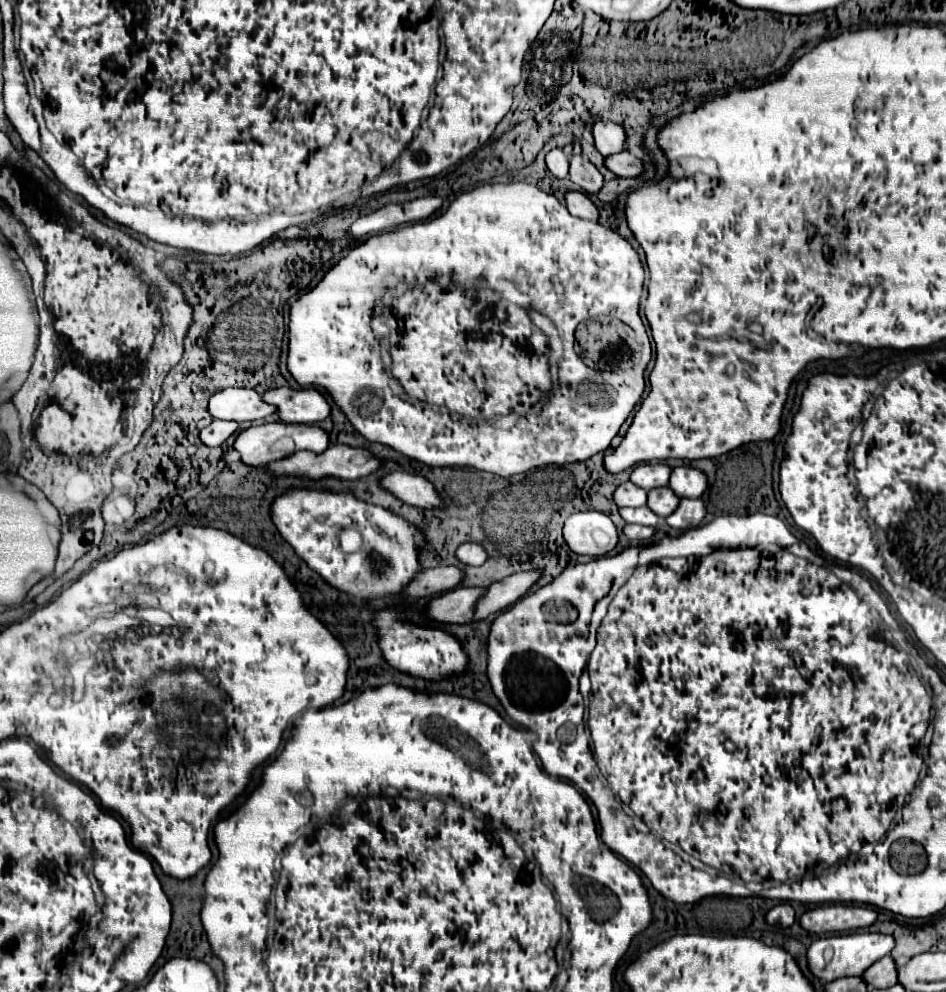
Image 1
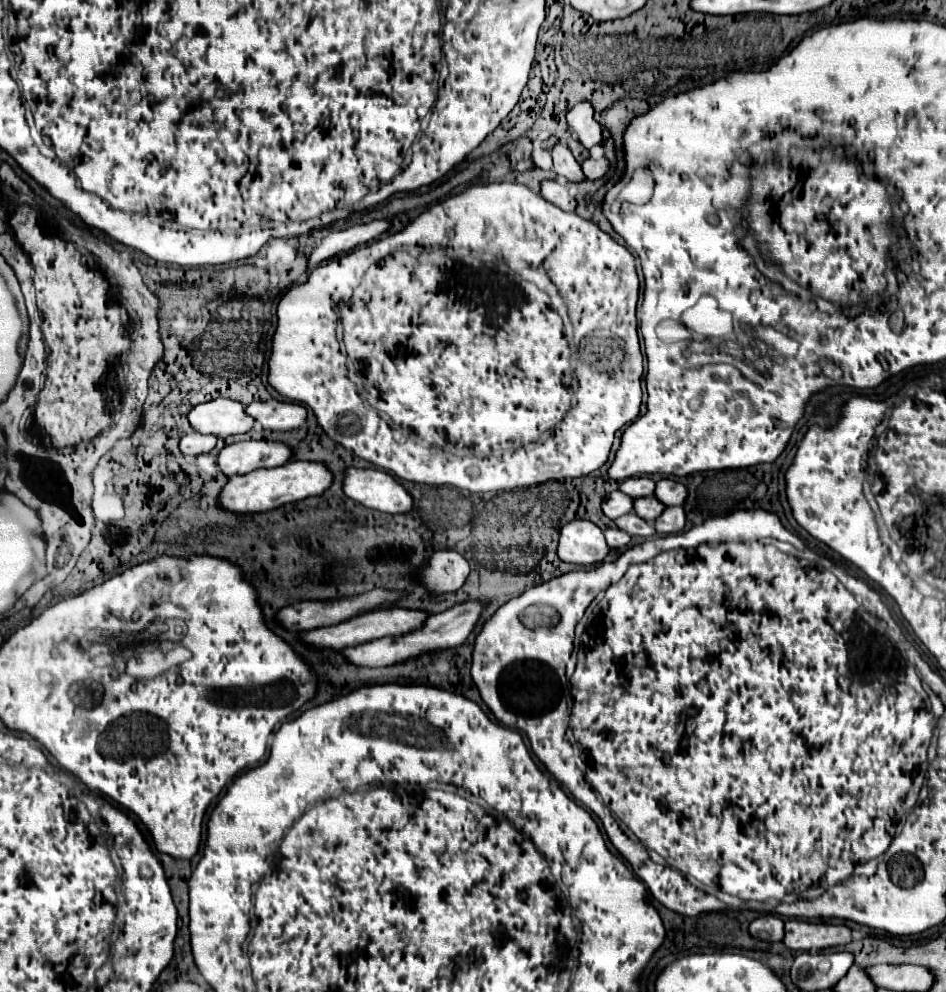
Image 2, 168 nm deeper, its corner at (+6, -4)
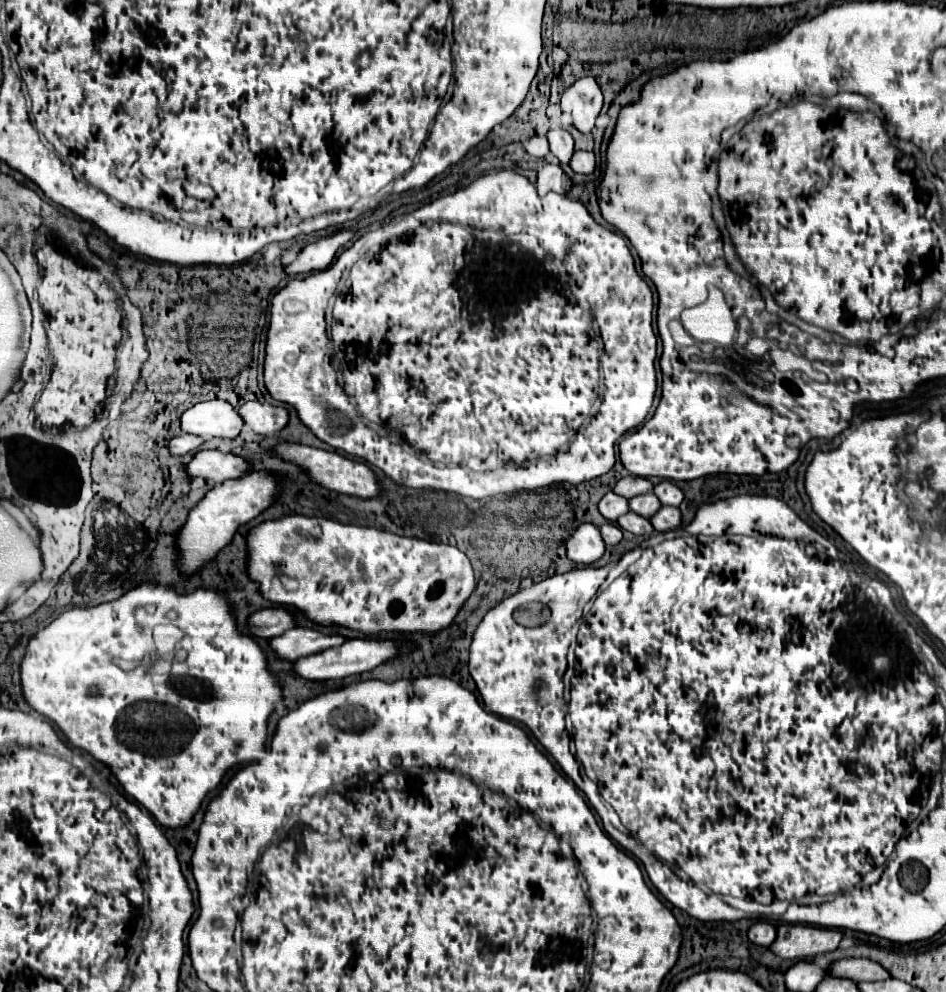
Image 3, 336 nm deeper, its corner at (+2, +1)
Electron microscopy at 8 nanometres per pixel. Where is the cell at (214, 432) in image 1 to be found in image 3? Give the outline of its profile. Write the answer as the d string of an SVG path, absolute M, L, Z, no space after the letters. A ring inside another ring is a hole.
M179 434L169 442L169 450L173 456L183 456L187 452L197 452L201 446L205 444L205 440L201 436L195 434Z

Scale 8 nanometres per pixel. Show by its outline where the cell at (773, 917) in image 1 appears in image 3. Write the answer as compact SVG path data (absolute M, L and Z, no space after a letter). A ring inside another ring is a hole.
M759 920L749 928L749 940L759 946L771 946L775 938L777 938L777 928L767 920Z

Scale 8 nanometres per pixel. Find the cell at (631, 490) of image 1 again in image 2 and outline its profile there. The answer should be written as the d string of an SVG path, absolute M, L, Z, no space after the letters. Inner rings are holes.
M613 491L613 493L609 493L605 497L601 509L609 519L617 519L617 517L621 517L621 515L625 515L625 513L629 513L633 509L633 499L629 499L621 491Z

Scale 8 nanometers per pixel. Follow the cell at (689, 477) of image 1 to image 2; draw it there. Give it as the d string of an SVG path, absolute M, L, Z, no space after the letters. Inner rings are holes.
M661 479L655 487L655 497L663 505L683 505L683 501L687 497L687 489L673 479Z

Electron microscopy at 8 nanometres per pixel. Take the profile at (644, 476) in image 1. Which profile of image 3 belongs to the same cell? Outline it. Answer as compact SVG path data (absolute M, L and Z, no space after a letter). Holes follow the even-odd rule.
M627 476L627 478L621 478L613 492L615 494L621 494L625 498L635 498L639 494L647 494L653 490L653 482L647 480L647 478L641 478L641 476Z

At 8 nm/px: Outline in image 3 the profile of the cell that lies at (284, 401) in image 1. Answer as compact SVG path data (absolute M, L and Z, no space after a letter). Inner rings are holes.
M245 402L239 408L239 414L245 418L245 424L253 428L253 432L263 436L279 434L289 422L287 408L269 402Z

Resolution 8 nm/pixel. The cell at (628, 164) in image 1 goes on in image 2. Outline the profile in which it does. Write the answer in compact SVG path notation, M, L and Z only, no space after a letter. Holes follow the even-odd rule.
M589 157L589 159L585 159L581 163L581 169L583 169L585 179L599 179L599 177L603 177L607 173L609 161L605 157L601 157L601 159L591 159Z

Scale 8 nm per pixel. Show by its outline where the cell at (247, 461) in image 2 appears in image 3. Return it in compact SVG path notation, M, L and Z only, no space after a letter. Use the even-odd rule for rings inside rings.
M201 450L187 464L191 478L205 478L209 484L221 484L231 478L241 478L251 472L253 464L239 454L219 452L219 450Z

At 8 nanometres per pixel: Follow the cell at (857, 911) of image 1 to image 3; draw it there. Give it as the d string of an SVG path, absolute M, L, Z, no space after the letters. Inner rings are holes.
M781 924L777 926L777 940L769 946L777 956L787 960L813 958L815 954L833 952L843 934L831 928L807 924Z

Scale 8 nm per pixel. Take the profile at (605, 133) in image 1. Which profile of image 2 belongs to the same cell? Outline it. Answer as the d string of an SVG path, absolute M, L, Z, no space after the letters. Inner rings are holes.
M581 101L575 105L567 115L567 125L571 131L577 133L579 141L591 149L593 145L601 143L601 125L593 119L593 107L589 101Z

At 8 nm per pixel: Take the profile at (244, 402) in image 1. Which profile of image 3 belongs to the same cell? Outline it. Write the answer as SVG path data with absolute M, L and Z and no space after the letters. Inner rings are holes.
M207 400L207 402L199 402L195 404L193 408L189 408L187 412L183 412L181 416L181 428L183 432L189 432L189 434L195 434L195 436L203 436L205 440L213 438L213 436L219 436L219 438L235 438L239 436L241 428L245 426L241 414L237 412L235 406L231 406L227 400Z

